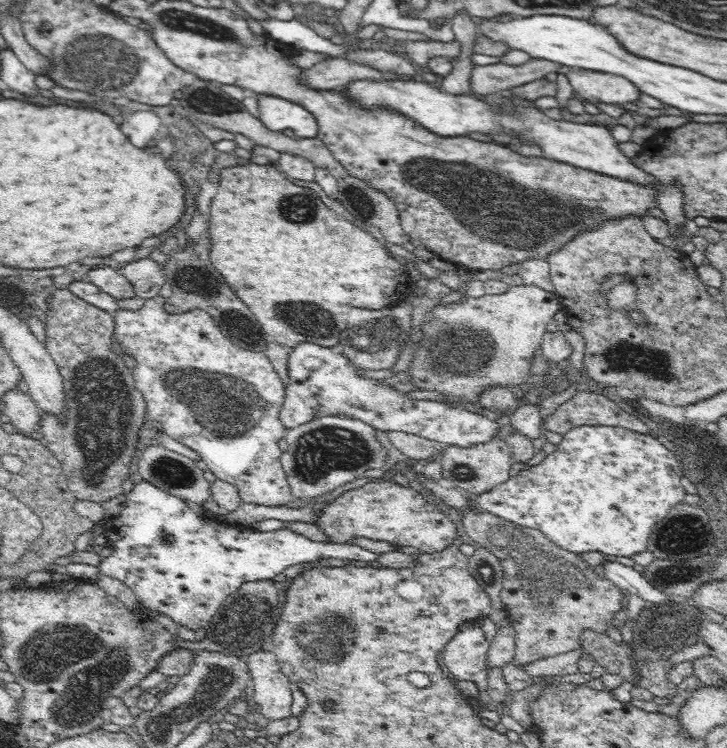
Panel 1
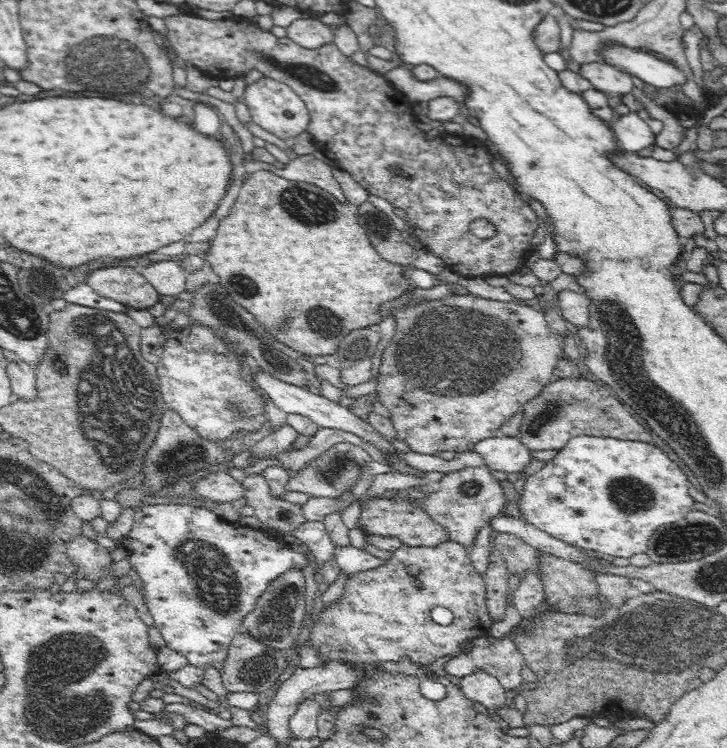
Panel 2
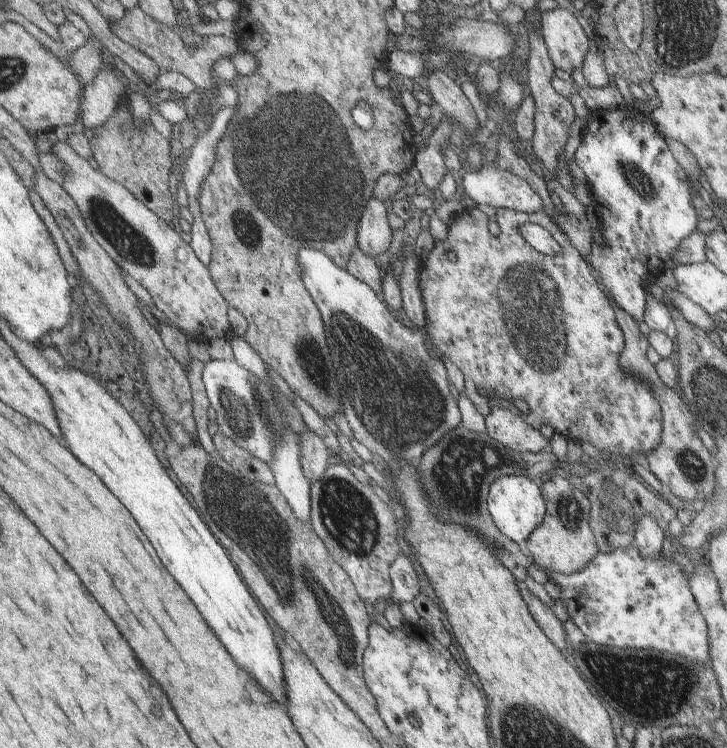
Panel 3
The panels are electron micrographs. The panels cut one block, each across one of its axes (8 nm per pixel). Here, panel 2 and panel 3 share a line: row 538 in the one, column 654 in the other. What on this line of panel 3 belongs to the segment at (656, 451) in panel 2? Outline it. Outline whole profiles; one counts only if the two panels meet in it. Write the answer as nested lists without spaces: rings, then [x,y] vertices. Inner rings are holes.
[[[617,546],[610,552],[598,550],[596,558],[572,574],[545,570],[549,580],[560,589],[559,600],[566,608],[569,620],[583,633],[587,641],[619,650],[655,650],[677,654],[701,666],[710,664],[708,624],[697,607],[691,592],[691,578],[686,568],[677,564],[673,555],[664,557],[661,550],[653,558],[645,558],[637,546]]]

